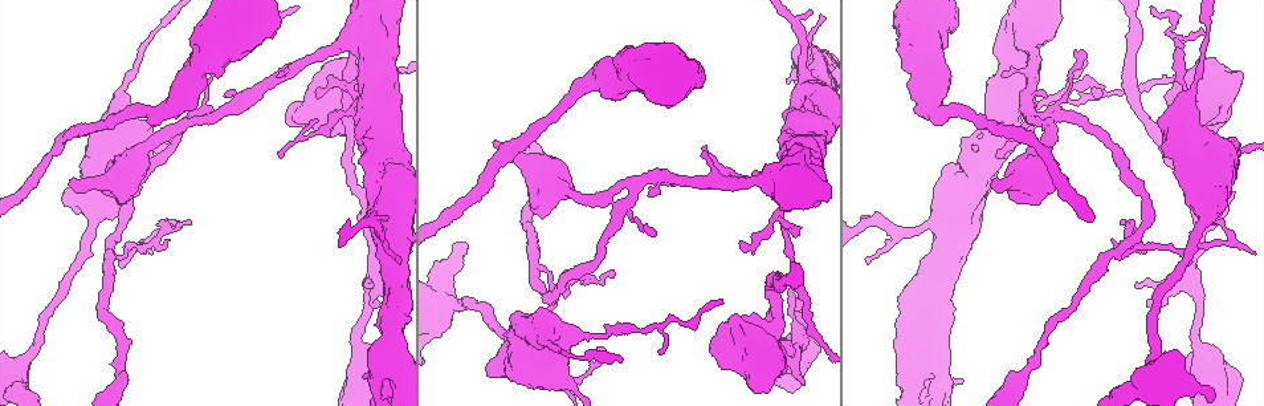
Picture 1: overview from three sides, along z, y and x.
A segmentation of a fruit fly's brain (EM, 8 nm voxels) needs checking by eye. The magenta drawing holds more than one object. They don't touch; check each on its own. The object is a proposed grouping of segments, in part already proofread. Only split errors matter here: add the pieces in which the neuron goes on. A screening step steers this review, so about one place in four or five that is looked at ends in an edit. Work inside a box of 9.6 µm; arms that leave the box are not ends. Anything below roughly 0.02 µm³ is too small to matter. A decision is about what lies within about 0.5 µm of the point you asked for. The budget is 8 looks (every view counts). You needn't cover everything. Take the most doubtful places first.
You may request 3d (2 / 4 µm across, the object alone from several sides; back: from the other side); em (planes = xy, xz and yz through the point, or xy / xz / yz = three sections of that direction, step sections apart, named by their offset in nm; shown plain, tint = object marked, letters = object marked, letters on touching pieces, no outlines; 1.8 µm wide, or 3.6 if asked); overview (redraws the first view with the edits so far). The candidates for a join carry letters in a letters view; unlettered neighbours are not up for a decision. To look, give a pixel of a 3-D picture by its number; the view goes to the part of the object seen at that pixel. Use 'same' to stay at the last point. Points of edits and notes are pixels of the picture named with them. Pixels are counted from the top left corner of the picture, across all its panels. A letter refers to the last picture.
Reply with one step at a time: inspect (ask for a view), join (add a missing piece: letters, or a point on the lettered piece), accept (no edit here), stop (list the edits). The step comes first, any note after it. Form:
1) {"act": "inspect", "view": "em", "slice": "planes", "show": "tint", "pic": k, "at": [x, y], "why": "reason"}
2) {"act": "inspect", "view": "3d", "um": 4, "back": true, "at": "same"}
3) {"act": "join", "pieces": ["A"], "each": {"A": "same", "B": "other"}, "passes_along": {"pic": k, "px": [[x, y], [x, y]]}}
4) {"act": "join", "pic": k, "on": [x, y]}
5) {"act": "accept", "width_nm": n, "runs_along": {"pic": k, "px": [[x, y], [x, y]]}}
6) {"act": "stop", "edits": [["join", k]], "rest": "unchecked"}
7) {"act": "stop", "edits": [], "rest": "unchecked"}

{"act": "inspect", "view": "em", "slice": "planes", "show": "letters", "pic": 1, "at": [1134, 285], "why": "branch stops here"}

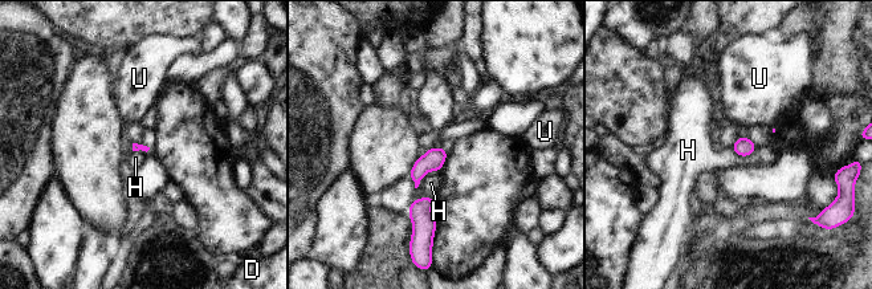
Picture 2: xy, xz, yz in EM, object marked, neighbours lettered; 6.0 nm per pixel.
{"act": "accept", "each": {"D": "other", "H": "other", "U": "other"}, "found": "no lettered piece goes on from it"}

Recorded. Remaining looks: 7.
{"act": "inspect", "view": "em", "slice": "planes", "show": "letters", "pic": 1, "at": [73, 180], "why": "an open end"}

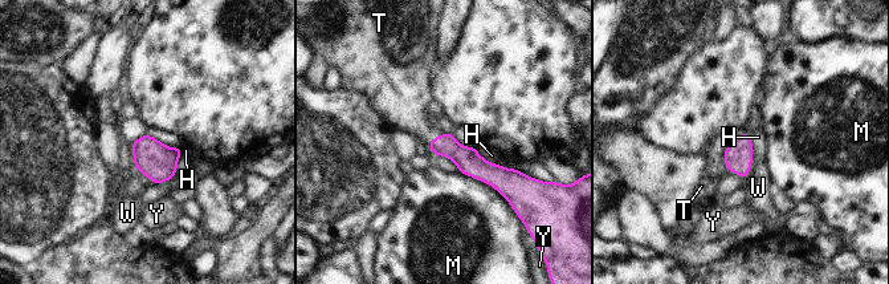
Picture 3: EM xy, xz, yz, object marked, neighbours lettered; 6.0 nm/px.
{"act": "join", "pieces": ["T"], "each": {"H": "other", "M": "other", "T": "same", "W": "other", "Y": "other"}, "passes_along": {"pic": 3, "px": [[467, 159], [436, 137], [407, 108]]}, "found": "it goes on there"}

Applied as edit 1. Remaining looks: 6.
{"act": "stop", "edits": [["join", 3]], "rest": "unchecked"}

